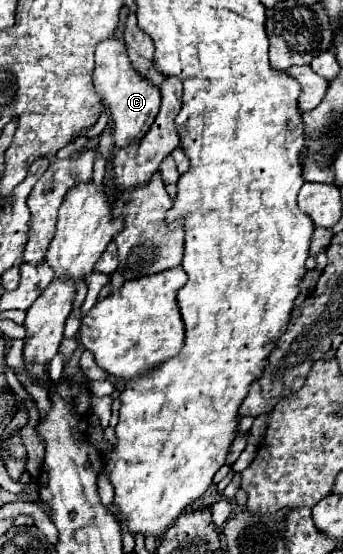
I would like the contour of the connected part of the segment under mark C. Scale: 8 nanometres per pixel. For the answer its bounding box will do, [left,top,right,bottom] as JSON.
[94,37,160,147]

